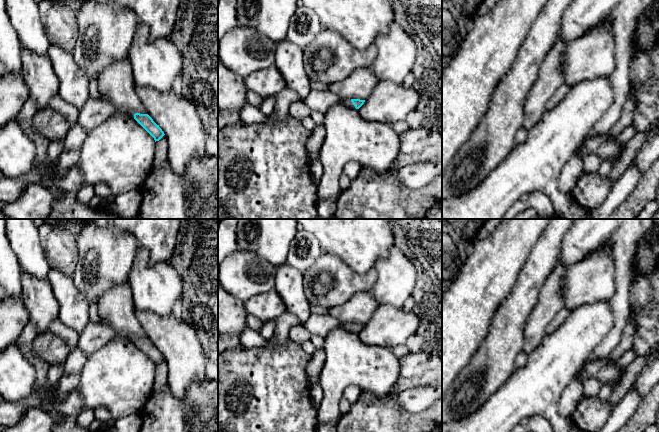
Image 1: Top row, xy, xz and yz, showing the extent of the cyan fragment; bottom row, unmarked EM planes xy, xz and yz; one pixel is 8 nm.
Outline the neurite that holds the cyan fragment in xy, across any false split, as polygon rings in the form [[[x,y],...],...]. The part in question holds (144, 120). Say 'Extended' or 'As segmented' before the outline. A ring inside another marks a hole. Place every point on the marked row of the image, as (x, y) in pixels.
As segmented. [[[135,113],[134,119],[154,138],[155,142],[165,135],[148,114]]]

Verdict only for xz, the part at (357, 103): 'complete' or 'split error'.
split error

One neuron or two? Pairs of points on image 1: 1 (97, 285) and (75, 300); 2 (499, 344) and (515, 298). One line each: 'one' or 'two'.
1: two
2: one

